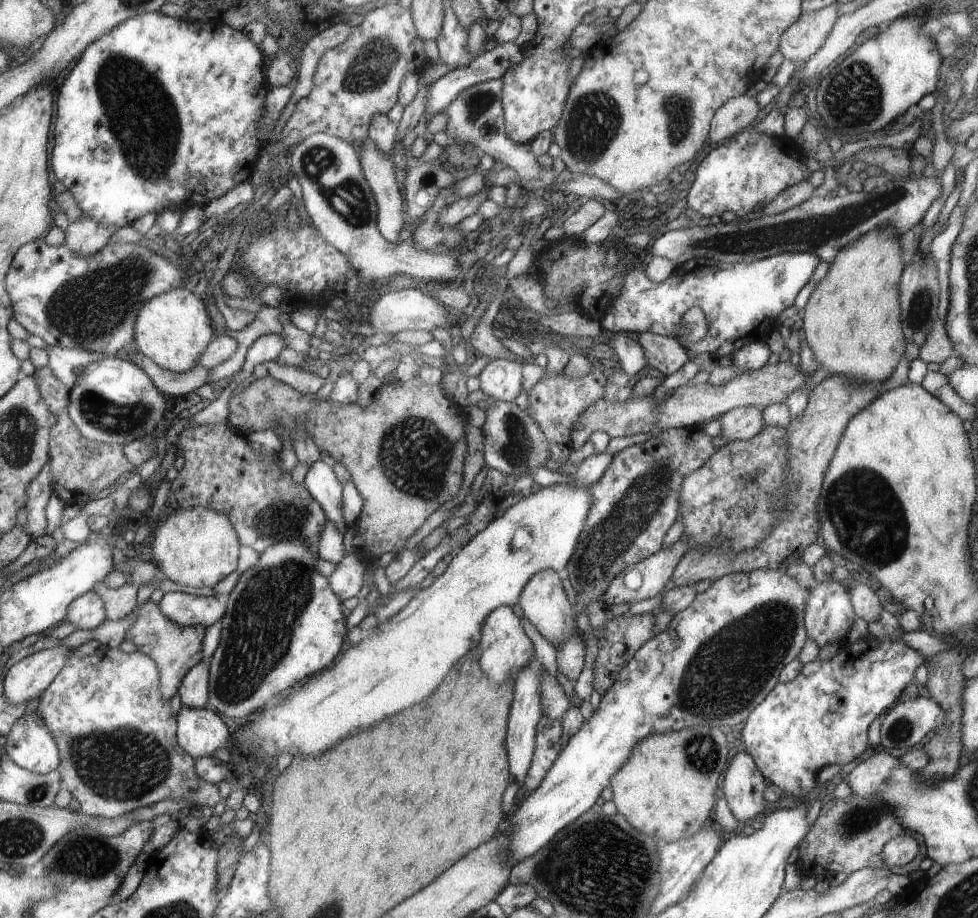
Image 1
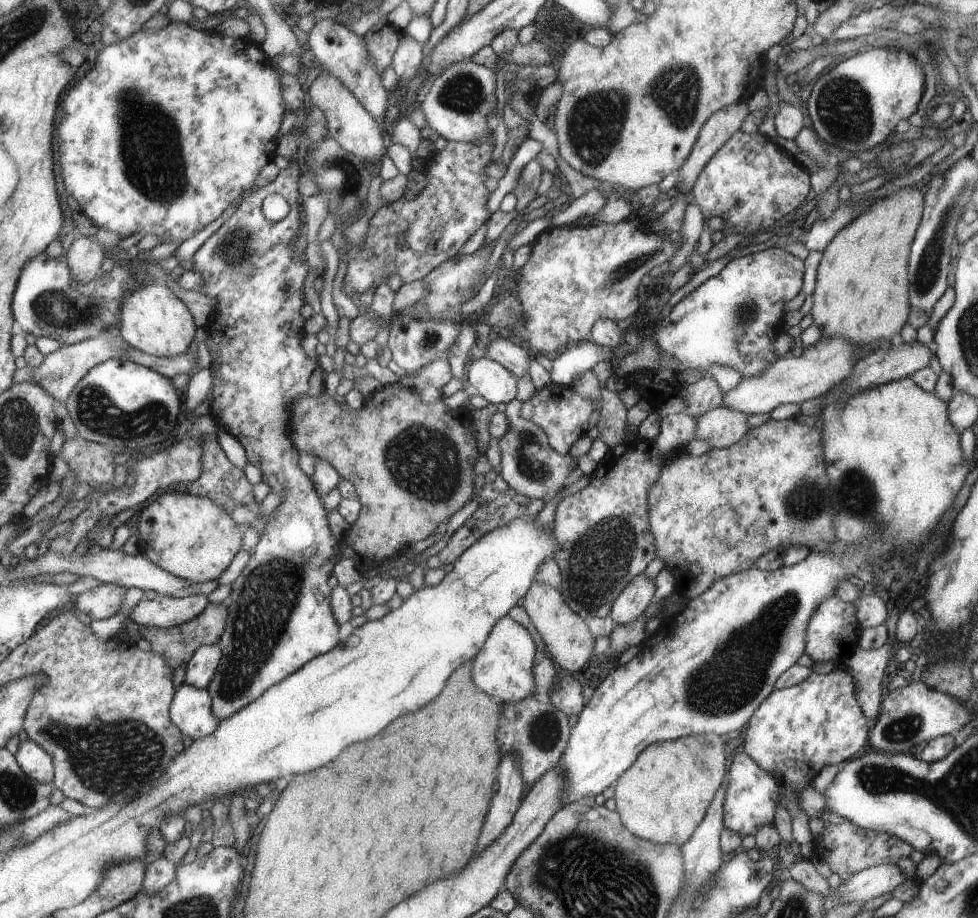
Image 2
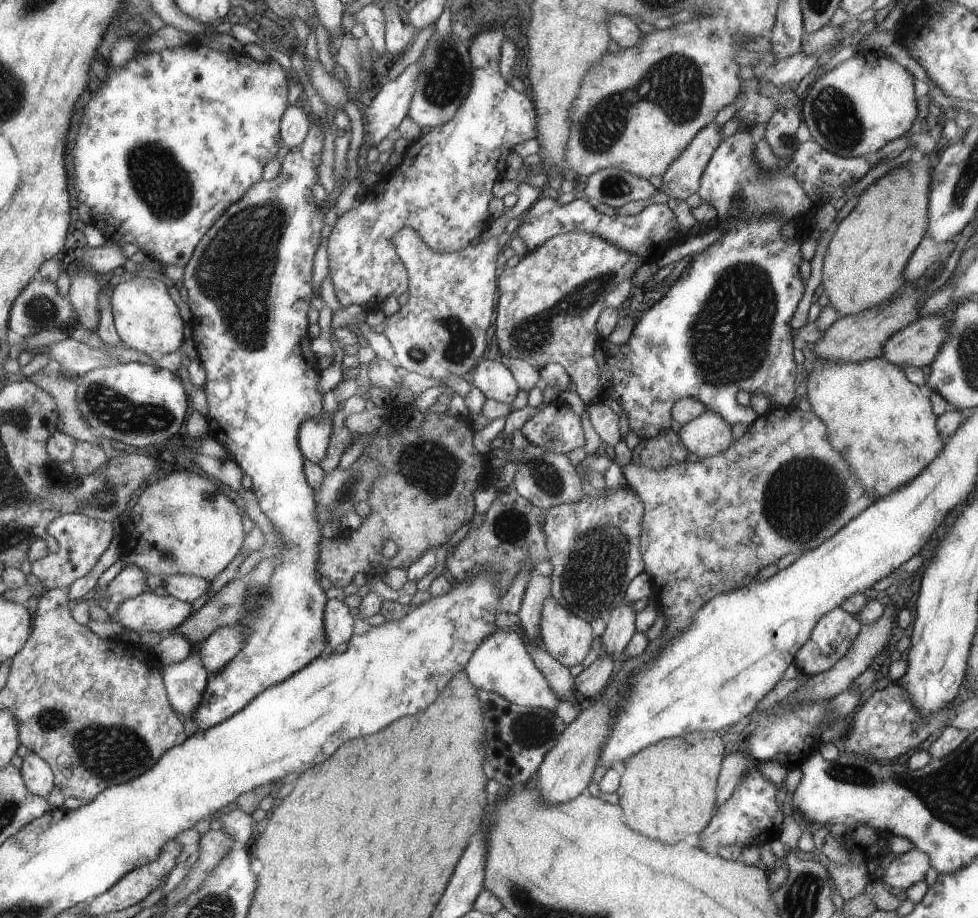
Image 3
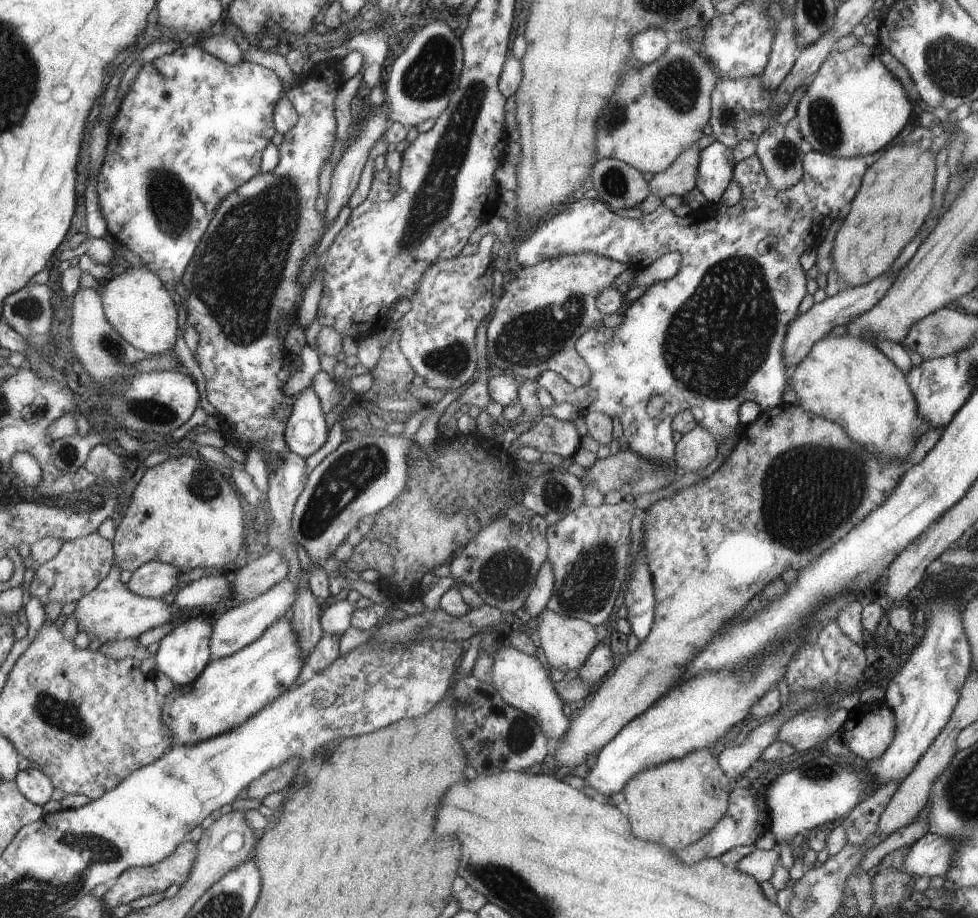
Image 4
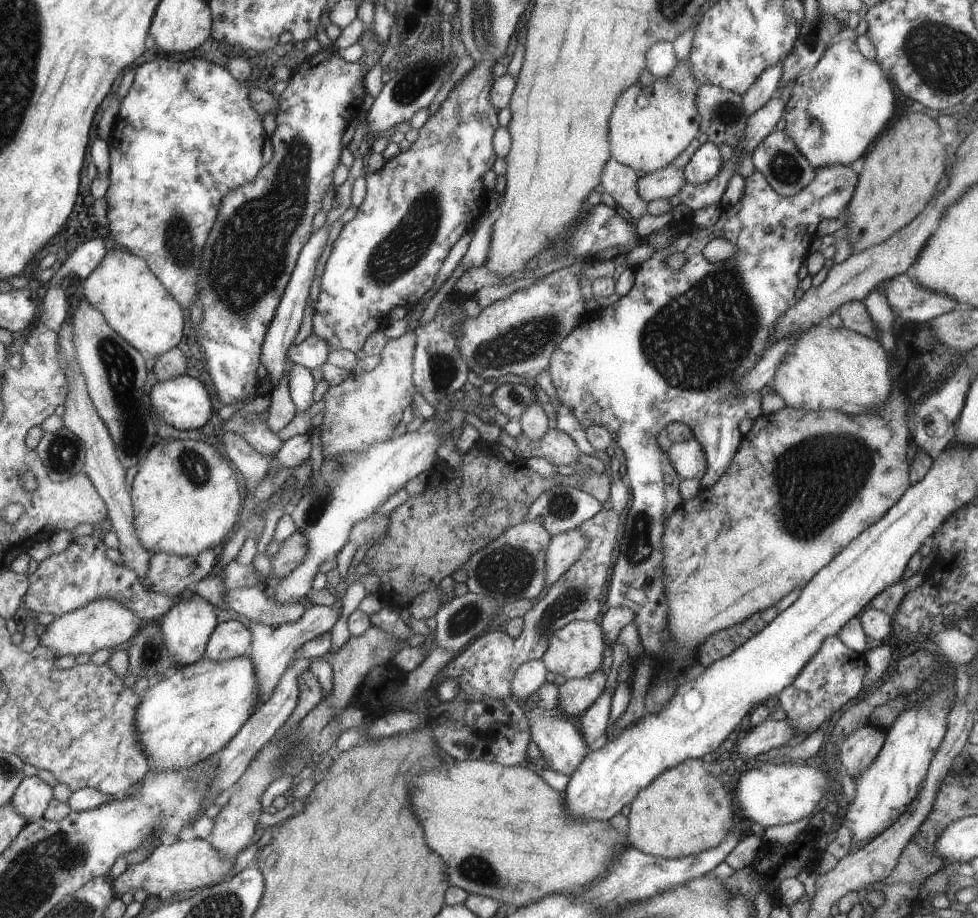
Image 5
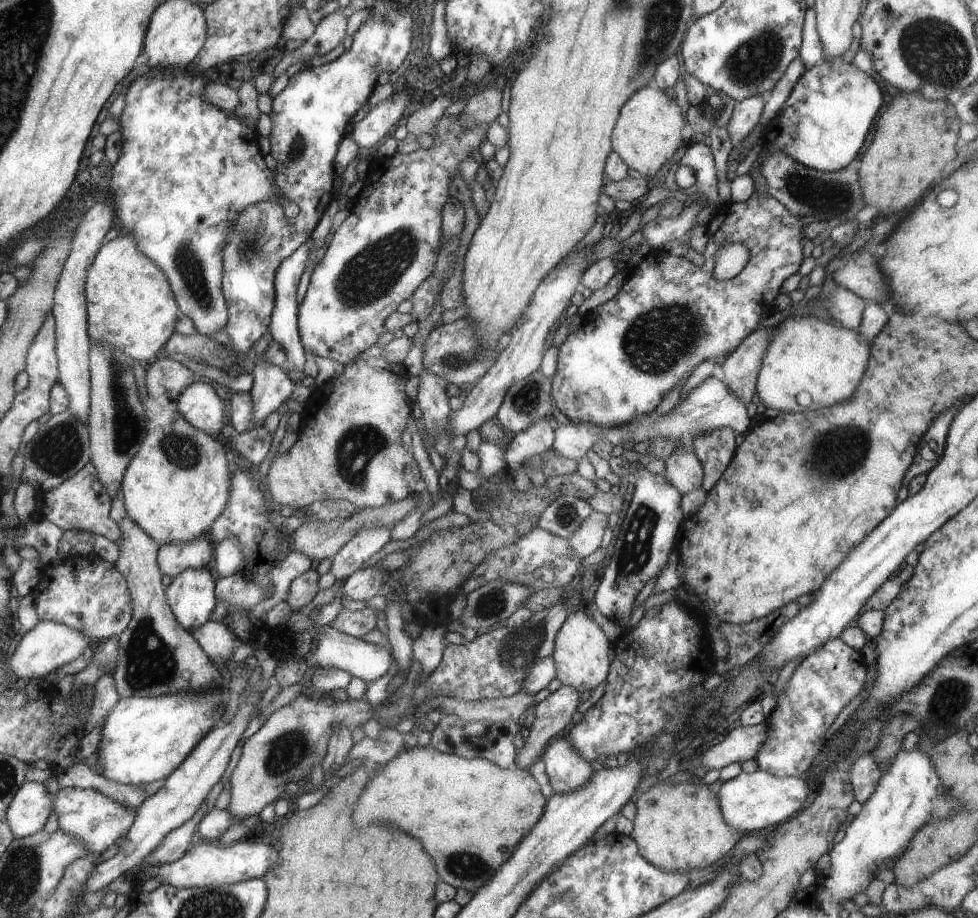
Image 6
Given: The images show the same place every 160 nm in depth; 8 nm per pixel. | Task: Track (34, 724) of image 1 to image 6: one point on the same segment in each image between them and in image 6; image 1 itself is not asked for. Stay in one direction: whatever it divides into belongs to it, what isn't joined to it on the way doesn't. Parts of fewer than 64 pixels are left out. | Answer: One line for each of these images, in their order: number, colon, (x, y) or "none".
2: (35, 761)
3: (37, 773)
4: (35, 785)
5: (32, 798)
6: (28, 813)

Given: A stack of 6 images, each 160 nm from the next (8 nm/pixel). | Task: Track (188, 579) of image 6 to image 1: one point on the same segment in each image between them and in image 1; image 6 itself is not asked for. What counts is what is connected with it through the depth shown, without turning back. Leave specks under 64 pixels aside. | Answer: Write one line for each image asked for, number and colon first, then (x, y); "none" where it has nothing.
1: (201, 730)
2: (191, 710)
3: (187, 681)
4: (183, 654)
5: (187, 627)

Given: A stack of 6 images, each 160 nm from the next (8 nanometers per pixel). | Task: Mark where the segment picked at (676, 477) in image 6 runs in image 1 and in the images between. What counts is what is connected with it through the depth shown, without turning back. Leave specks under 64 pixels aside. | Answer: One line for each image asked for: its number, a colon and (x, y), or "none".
1: (738, 424)
2: (721, 427)
3: (708, 435)
4: (698, 448)
5: (689, 458)

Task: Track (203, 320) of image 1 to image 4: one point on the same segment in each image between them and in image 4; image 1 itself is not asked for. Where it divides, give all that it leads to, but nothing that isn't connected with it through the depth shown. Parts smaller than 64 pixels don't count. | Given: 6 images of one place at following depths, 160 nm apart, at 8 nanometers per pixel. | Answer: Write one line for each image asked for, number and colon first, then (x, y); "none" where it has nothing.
2: (153, 321)
3: (146, 318)
4: (136, 303)

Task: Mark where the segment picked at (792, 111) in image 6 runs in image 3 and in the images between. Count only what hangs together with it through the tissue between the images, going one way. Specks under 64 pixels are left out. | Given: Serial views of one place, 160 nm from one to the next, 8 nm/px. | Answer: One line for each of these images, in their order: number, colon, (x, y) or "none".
3: (866, 101)
4: (854, 106)
5: (835, 112)

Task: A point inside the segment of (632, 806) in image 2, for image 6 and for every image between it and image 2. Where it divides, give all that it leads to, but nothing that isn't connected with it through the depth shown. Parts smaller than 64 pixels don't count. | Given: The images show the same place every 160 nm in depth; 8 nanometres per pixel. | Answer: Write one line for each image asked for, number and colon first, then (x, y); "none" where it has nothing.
3: (669, 791)
4: (674, 804)
5: (685, 811)
6: (681, 828)

